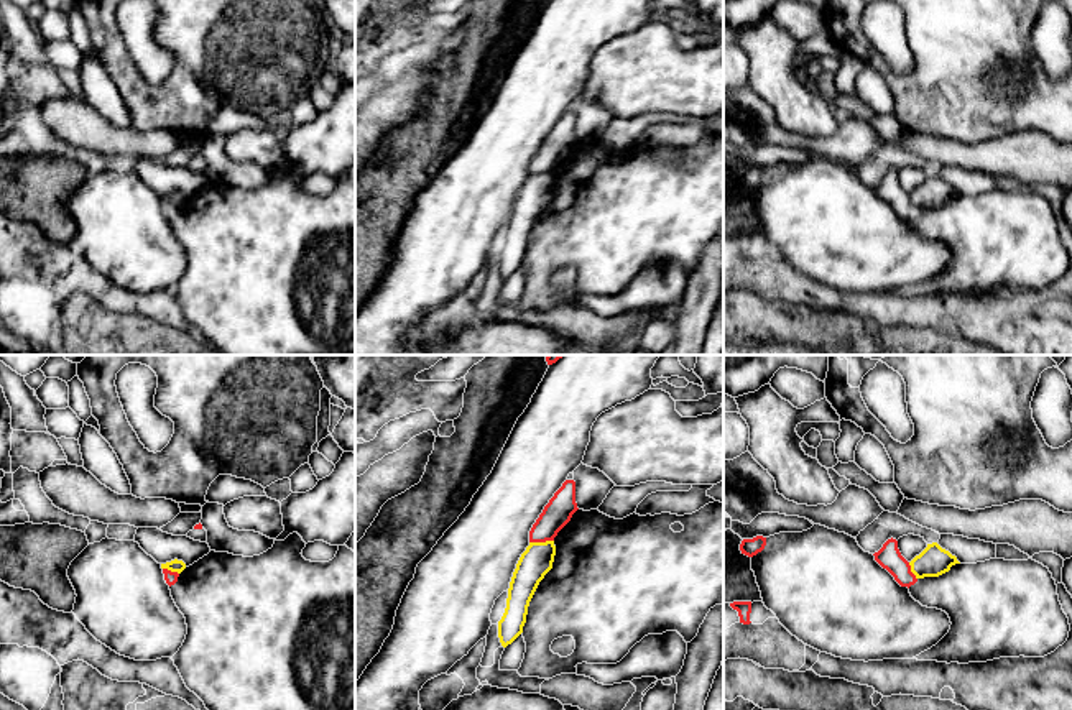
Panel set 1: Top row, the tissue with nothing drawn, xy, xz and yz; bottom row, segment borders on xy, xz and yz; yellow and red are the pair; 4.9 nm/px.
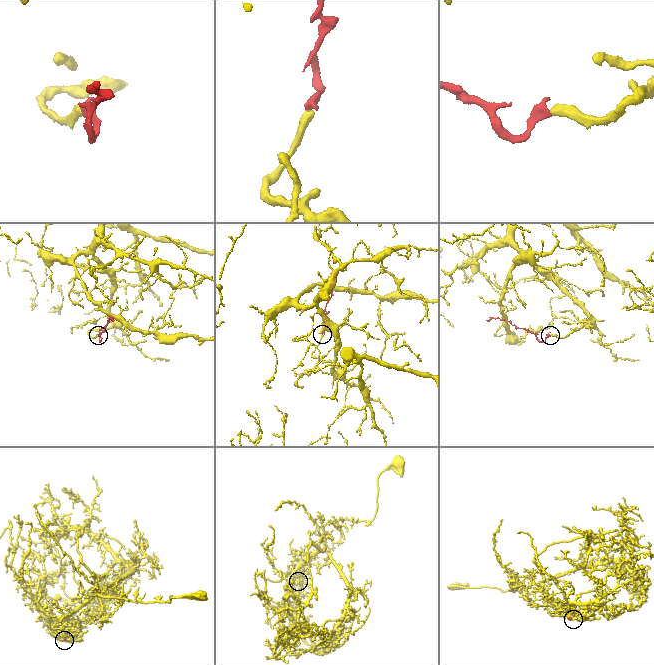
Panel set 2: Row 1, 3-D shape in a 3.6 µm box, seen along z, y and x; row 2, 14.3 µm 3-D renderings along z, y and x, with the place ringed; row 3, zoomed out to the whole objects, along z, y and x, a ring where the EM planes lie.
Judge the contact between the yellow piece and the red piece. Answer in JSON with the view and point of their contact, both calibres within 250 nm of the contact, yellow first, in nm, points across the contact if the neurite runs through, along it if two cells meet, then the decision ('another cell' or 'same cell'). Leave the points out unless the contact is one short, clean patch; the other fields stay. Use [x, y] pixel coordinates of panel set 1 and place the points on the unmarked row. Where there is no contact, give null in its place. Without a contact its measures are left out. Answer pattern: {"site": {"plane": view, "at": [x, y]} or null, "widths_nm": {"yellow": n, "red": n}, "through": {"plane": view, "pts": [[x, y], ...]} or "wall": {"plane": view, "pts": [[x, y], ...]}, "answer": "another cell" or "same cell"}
{"site": {"plane": "xz", "at": [541, 175]}, "widths_nm": {"yellow": 160, "red": 140}, "wall": {"plane": "xz", "pts": [[553, 171], [530, 175]]}, "answer": "another cell"}

